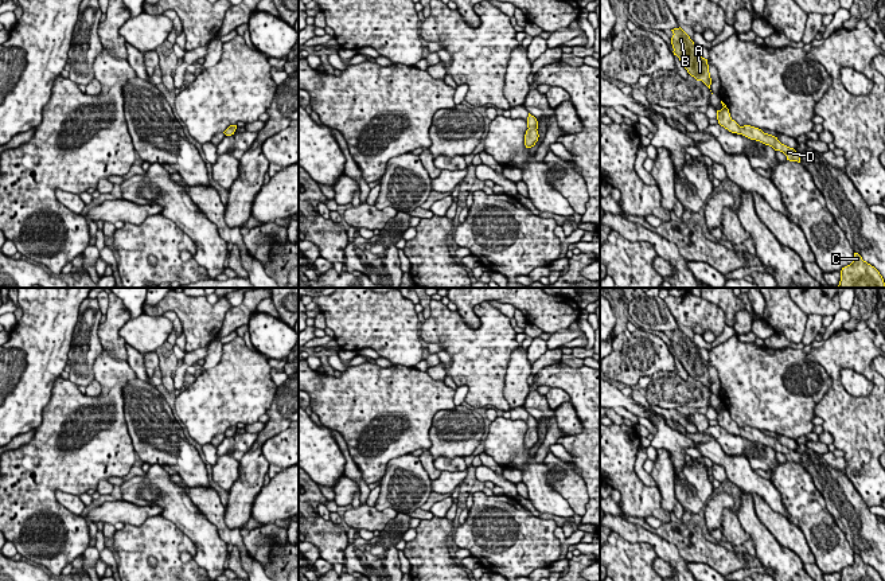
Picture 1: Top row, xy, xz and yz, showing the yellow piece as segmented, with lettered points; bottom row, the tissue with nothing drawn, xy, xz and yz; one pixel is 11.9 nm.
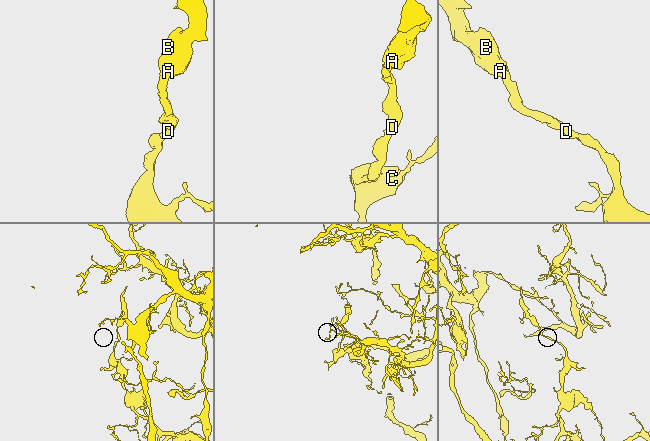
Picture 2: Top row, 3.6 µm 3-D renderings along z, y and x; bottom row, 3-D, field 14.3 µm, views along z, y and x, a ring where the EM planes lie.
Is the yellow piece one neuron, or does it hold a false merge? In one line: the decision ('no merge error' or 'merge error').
merge error

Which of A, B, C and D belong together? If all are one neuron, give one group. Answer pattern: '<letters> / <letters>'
A B / C D

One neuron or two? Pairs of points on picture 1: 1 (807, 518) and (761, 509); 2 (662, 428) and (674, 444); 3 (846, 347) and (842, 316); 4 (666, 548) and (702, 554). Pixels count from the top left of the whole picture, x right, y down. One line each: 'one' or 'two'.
1: two
2: one
3: two
4: two

